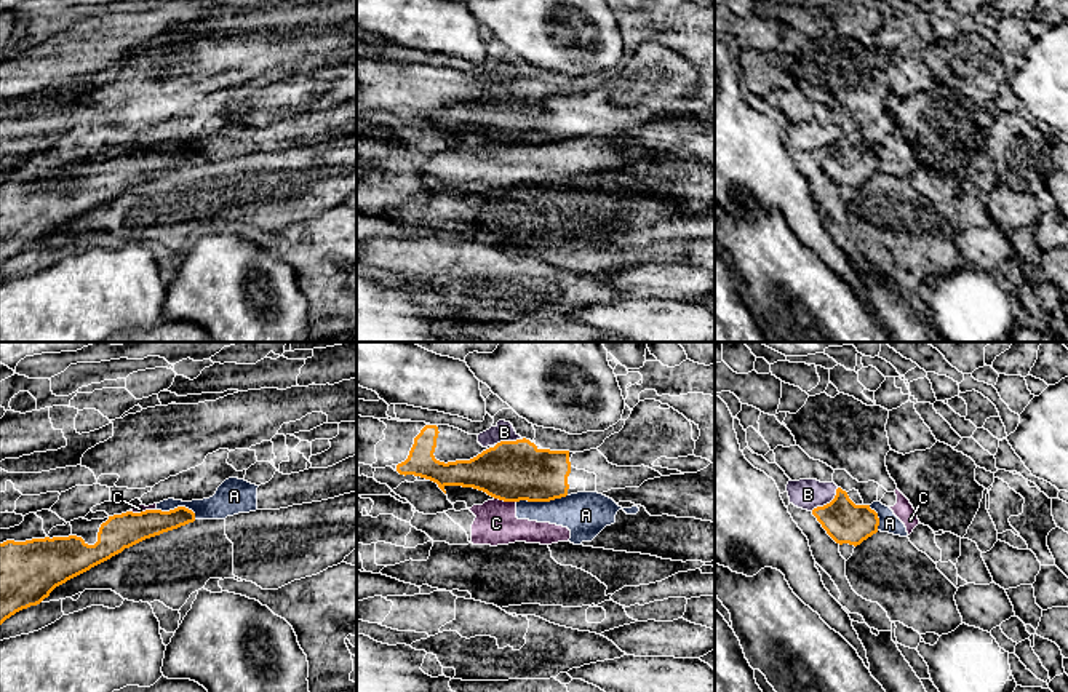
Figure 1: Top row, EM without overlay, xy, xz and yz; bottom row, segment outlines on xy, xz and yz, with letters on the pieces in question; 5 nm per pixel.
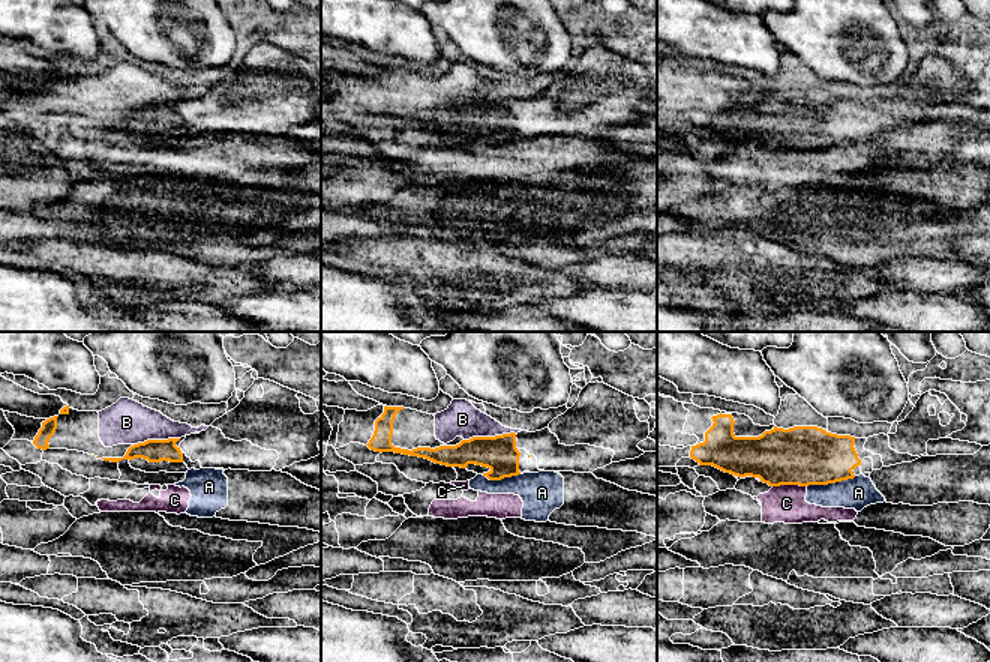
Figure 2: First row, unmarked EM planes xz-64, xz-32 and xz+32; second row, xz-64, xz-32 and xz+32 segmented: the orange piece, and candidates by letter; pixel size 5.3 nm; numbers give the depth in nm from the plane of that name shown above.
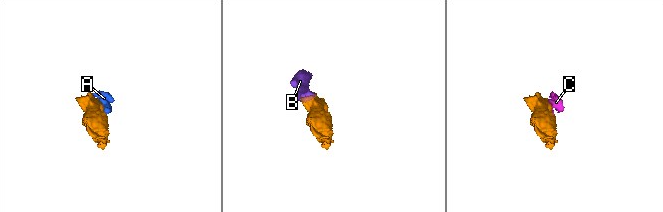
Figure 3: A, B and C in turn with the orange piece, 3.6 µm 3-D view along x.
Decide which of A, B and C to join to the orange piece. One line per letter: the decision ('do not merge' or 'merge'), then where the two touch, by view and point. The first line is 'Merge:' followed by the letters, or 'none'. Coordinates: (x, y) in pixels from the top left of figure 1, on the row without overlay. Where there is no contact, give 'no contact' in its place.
Merge: none
A: do not merge | xz (541, 143)
B: do not merge | yz (827, 146)
C: do not merge | xz (506, 143)

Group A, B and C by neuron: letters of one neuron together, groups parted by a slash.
A C / B

